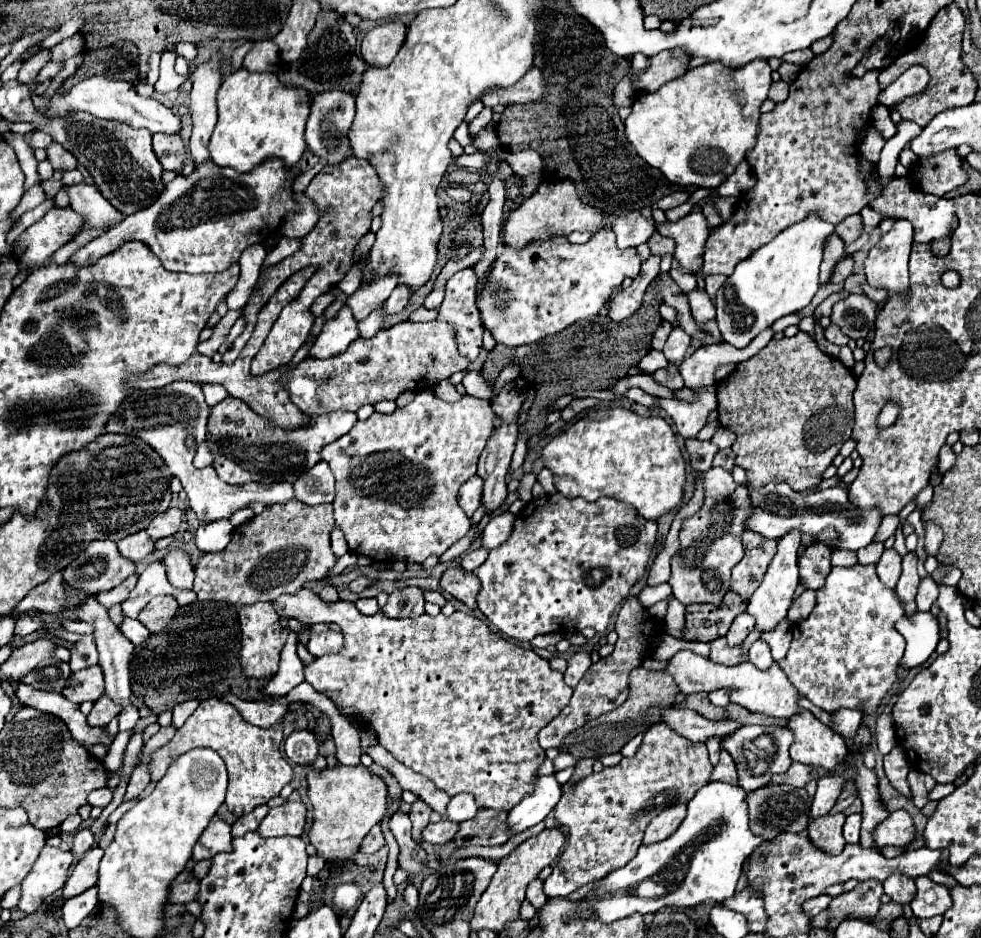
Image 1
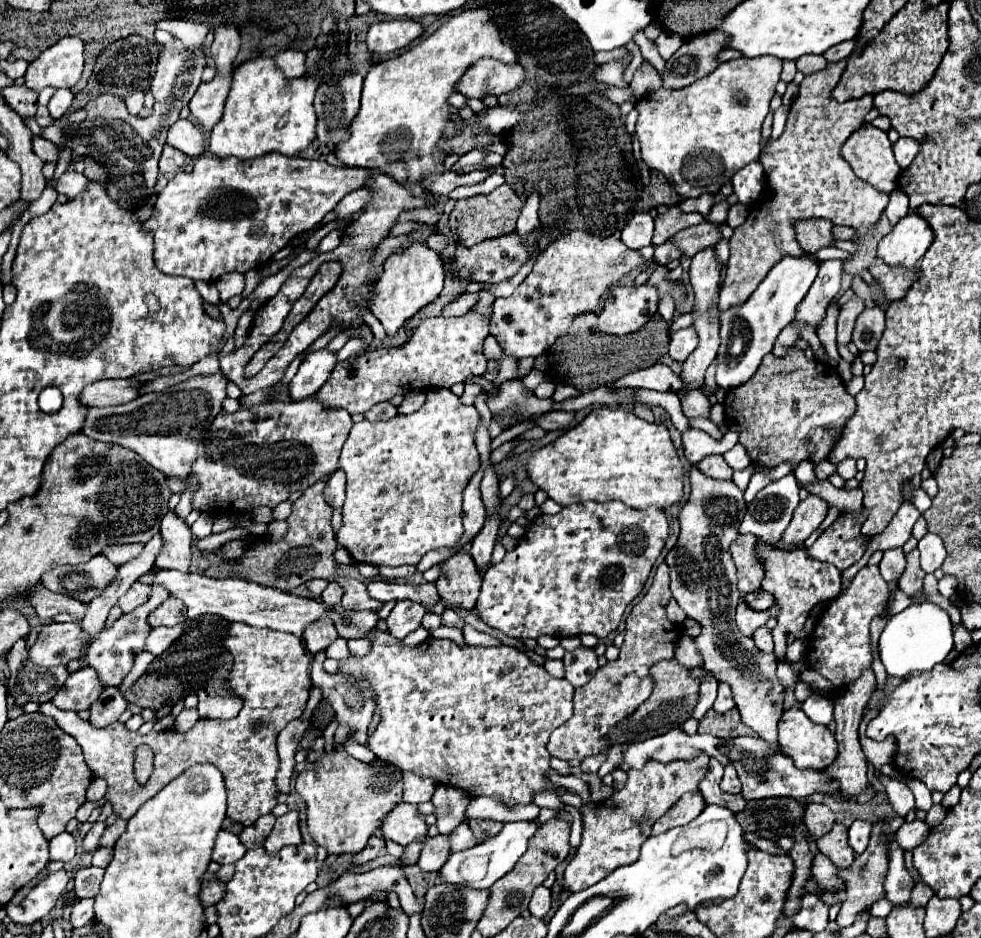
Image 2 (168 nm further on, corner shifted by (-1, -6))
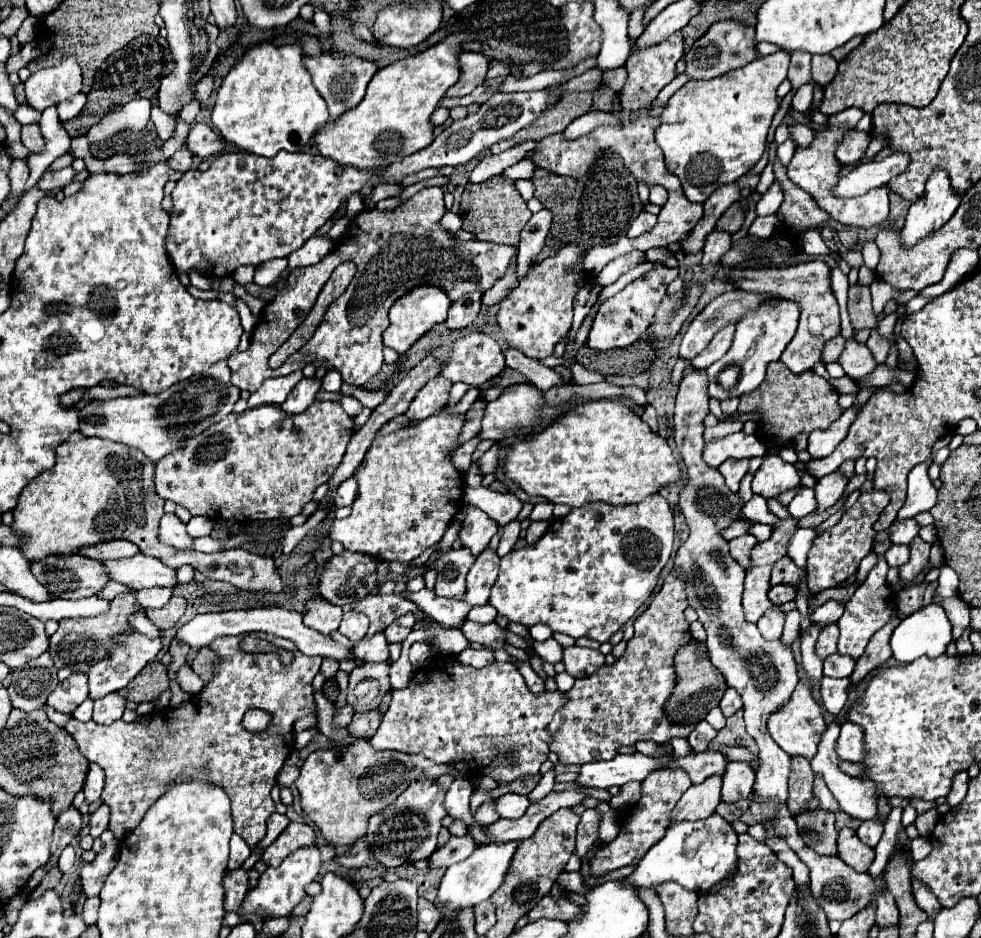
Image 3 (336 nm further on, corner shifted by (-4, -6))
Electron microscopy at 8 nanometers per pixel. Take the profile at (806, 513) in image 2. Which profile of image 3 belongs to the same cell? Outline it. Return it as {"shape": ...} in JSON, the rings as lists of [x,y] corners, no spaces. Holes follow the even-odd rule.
{"shape":[[[835,470],[835,472],[827,474],[827,476],[823,476],[815,486],[815,494],[817,494],[817,502],[819,502],[817,512],[823,512],[829,506],[833,506],[843,496],[847,482],[849,480],[843,476],[841,470]]]}

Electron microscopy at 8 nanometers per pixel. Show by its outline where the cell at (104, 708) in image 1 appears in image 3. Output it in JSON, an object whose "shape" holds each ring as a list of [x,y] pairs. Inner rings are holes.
{"shape":[[[113,692],[101,700],[95,700],[93,720],[97,724],[113,724],[115,720],[121,718],[123,710],[125,710],[125,698],[121,698],[117,692]]]}

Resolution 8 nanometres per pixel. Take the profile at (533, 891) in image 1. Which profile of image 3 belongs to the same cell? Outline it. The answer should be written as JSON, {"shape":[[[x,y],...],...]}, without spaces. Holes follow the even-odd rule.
{"shape":[[[545,896],[529,914],[529,922],[535,922],[535,920],[541,920],[541,918],[559,918],[559,920],[569,920],[569,918],[575,918],[579,914],[579,906],[569,902],[567,898],[551,898],[551,896]]]}

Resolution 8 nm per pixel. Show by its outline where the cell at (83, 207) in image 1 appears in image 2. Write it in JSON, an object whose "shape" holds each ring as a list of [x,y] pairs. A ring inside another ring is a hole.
{"shape":[[[68,170],[68,172],[64,172],[60,176],[60,180],[56,184],[56,190],[58,190],[58,194],[64,194],[68,200],[74,200],[82,192],[86,192],[88,184],[90,184],[90,180],[84,174],[74,172],[74,170]]]}

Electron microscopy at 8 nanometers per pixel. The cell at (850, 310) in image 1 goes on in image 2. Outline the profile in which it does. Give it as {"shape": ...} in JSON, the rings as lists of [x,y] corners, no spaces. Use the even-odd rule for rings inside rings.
{"shape":[[[880,306],[864,308],[864,312],[856,318],[852,342],[860,352],[876,350],[876,344],[880,342],[882,332],[884,332],[884,310]]]}

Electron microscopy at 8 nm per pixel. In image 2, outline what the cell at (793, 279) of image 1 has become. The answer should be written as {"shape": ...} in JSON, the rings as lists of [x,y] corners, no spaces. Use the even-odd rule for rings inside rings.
{"shape":[[[812,254],[802,256],[784,256],[774,268],[768,272],[768,276],[758,284],[758,288],[750,294],[746,302],[740,306],[728,308],[720,312],[720,350],[718,350],[718,368],[716,368],[716,384],[724,390],[736,388],[750,380],[754,376],[756,368],[760,366],[762,358],[772,350],[772,344],[776,336],[796,318],[796,308],[804,300],[808,288],[812,286],[816,274],[818,274],[818,260]],[[734,338],[742,338],[744,350],[740,356],[730,356],[728,348]]]}

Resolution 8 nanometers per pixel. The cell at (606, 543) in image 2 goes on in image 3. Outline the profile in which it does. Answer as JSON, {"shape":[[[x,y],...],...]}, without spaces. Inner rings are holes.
{"shape":[[[653,494],[653,496],[647,496],[643,502],[637,502],[637,504],[627,504],[627,506],[611,506],[611,504],[605,504],[605,502],[589,502],[589,504],[583,504],[579,508],[573,508],[565,518],[559,518],[555,520],[547,534],[535,542],[535,544],[529,544],[521,550],[513,550],[509,552],[507,556],[501,558],[501,568],[499,568],[499,576],[497,576],[497,582],[493,584],[491,588],[491,600],[489,604],[493,604],[497,608],[499,614],[507,616],[507,620],[513,620],[513,622],[519,622],[527,628],[543,622],[547,624],[553,632],[563,632],[571,638],[581,638],[581,636],[587,636],[591,640],[597,640],[597,642],[607,642],[629,618],[635,616],[635,612],[647,602],[647,598],[651,596],[655,584],[657,584],[657,578],[659,578],[659,572],[663,570],[663,566],[667,564],[669,556],[671,556],[674,543],[674,514],[673,510],[669,508],[667,500],[659,494]]]}

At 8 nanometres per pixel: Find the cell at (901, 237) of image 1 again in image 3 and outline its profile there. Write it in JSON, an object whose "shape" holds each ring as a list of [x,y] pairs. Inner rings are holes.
{"shape":[[[935,170],[925,184],[925,194],[911,204],[905,226],[901,230],[903,246],[915,246],[919,238],[941,228],[957,210],[961,194],[953,190],[945,170]]]}

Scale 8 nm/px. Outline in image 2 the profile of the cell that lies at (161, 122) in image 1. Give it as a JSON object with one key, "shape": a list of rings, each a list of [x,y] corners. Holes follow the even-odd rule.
{"shape":[[[178,120],[176,124],[170,126],[168,136],[166,136],[166,144],[186,152],[188,156],[198,156],[204,150],[204,134],[200,132],[200,128],[196,128],[190,120]]]}

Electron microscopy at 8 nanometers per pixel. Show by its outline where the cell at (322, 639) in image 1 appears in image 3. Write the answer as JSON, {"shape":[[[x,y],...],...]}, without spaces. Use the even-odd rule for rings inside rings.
{"shape":[[[317,596],[317,598],[311,598],[307,600],[305,608],[303,608],[303,622],[317,630],[317,632],[323,632],[323,634],[331,634],[333,630],[339,628],[339,622],[341,622],[341,608],[327,602],[325,598]]]}

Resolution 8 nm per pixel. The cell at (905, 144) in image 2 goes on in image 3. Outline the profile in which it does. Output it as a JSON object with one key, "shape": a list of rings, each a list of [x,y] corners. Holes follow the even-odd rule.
{"shape":[[[891,154],[883,160],[859,164],[837,182],[837,186],[833,188],[833,196],[839,196],[839,198],[863,196],[871,188],[879,188],[887,184],[893,176],[901,174],[907,168],[907,164],[909,164],[907,154]]]}

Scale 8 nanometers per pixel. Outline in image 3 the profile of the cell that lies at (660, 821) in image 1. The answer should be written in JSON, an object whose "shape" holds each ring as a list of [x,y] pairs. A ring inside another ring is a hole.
{"shape":[[[715,774],[715,776],[709,776],[709,780],[705,780],[703,784],[691,786],[685,792],[685,796],[677,802],[673,810],[673,822],[699,820],[699,818],[711,816],[711,812],[715,812],[717,804],[721,802],[721,784],[723,784],[723,778]]]}

